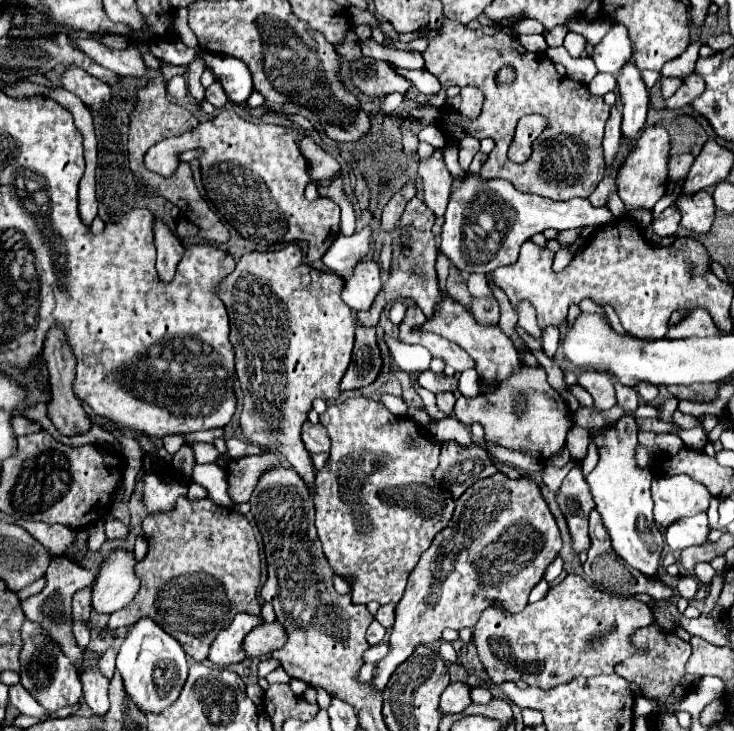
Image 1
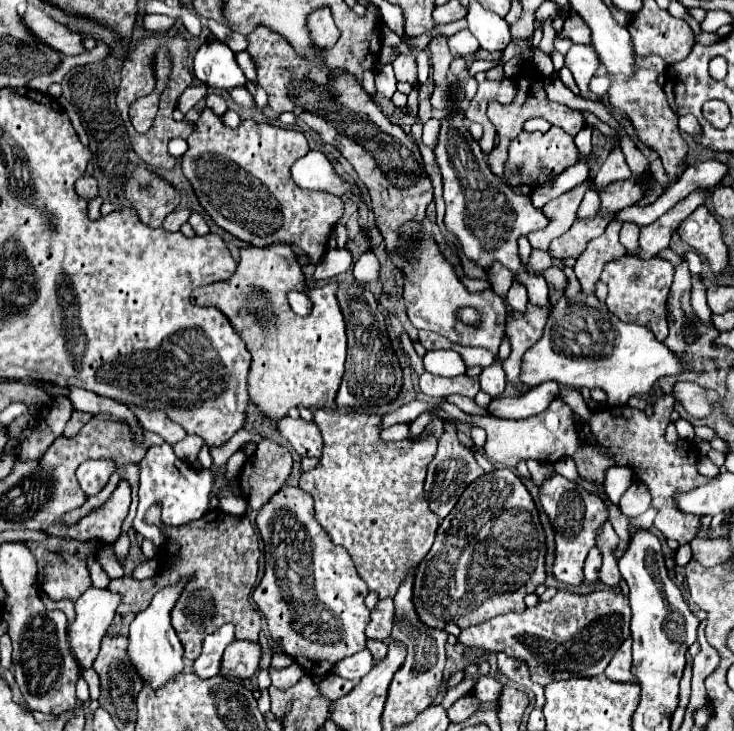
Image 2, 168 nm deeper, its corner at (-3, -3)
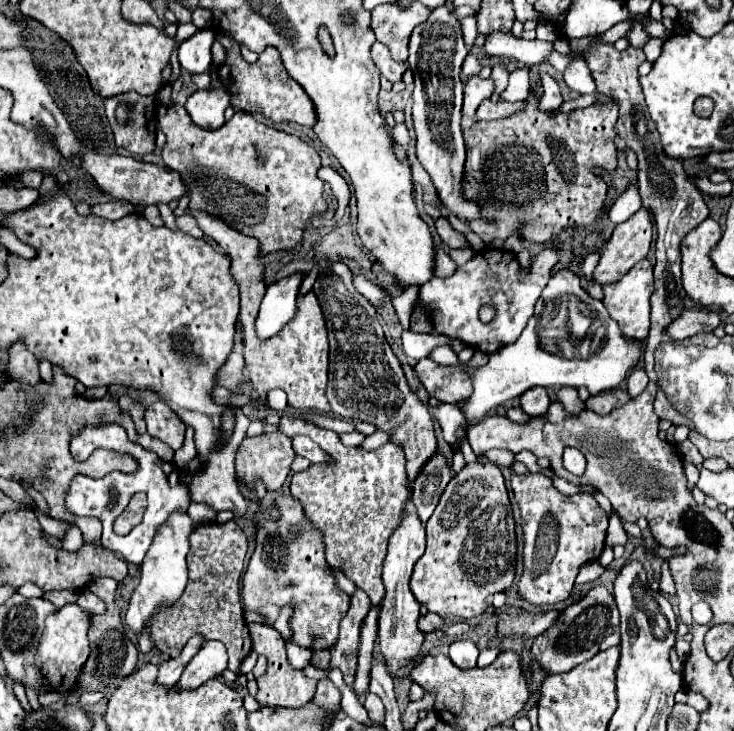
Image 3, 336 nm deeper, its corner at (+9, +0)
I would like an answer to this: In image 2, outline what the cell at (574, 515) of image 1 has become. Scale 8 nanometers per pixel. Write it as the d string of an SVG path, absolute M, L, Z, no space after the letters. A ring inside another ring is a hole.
M560 475L546 479L546 483L540 489L540 503L556 529L556 563L552 573L556 575L556 579L564 583L578 585L584 579L584 573L582 573L584 559L588 551L594 547L594 533L600 527L600 523L608 519L606 505L594 493L586 491L578 483L568 481Z

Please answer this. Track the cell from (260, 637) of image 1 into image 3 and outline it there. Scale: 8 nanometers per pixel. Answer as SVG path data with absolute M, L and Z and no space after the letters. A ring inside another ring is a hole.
M212 640L204 644L198 654L188 662L180 680L174 684L176 690L192 690L210 678L218 678L228 664L228 654L224 644Z

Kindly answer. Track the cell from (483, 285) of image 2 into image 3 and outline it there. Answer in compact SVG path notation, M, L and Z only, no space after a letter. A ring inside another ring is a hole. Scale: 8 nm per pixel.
M438 246L434 252L434 274L436 276L450 276L452 270L456 270L456 264L448 256L448 252L442 246Z

